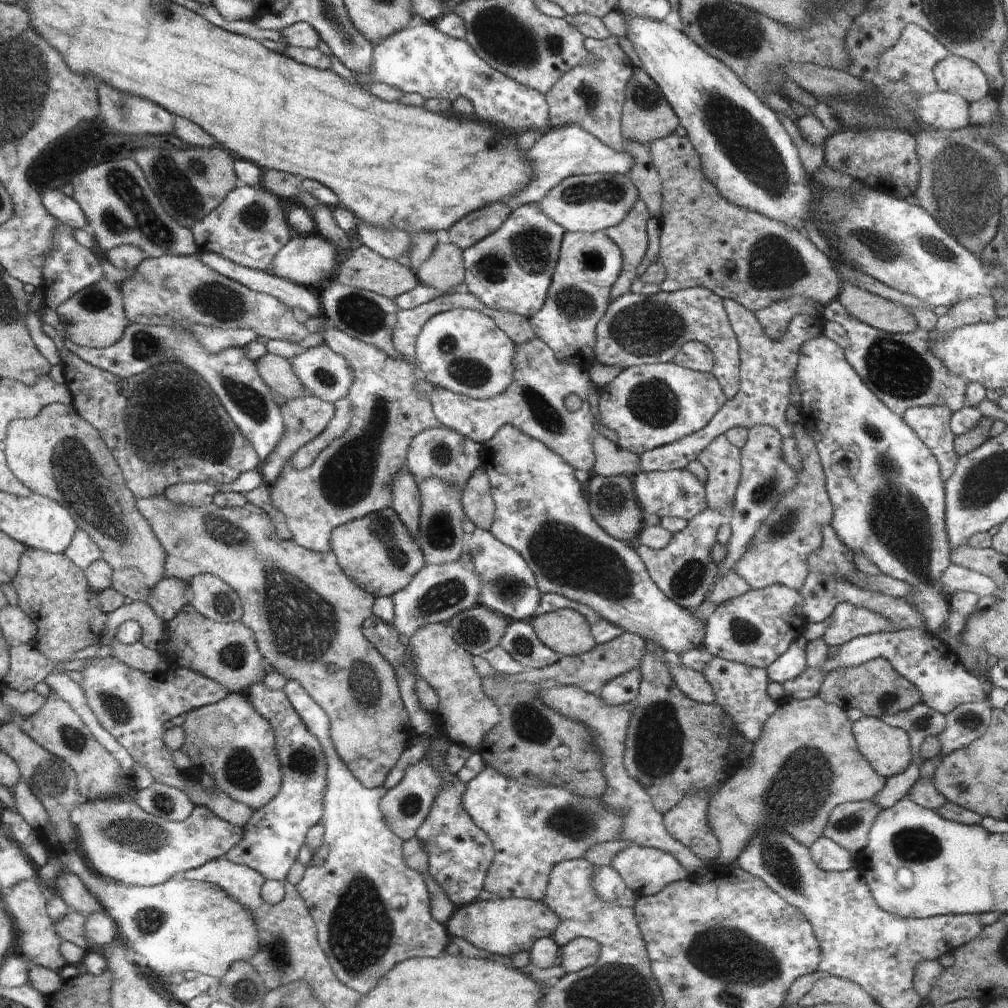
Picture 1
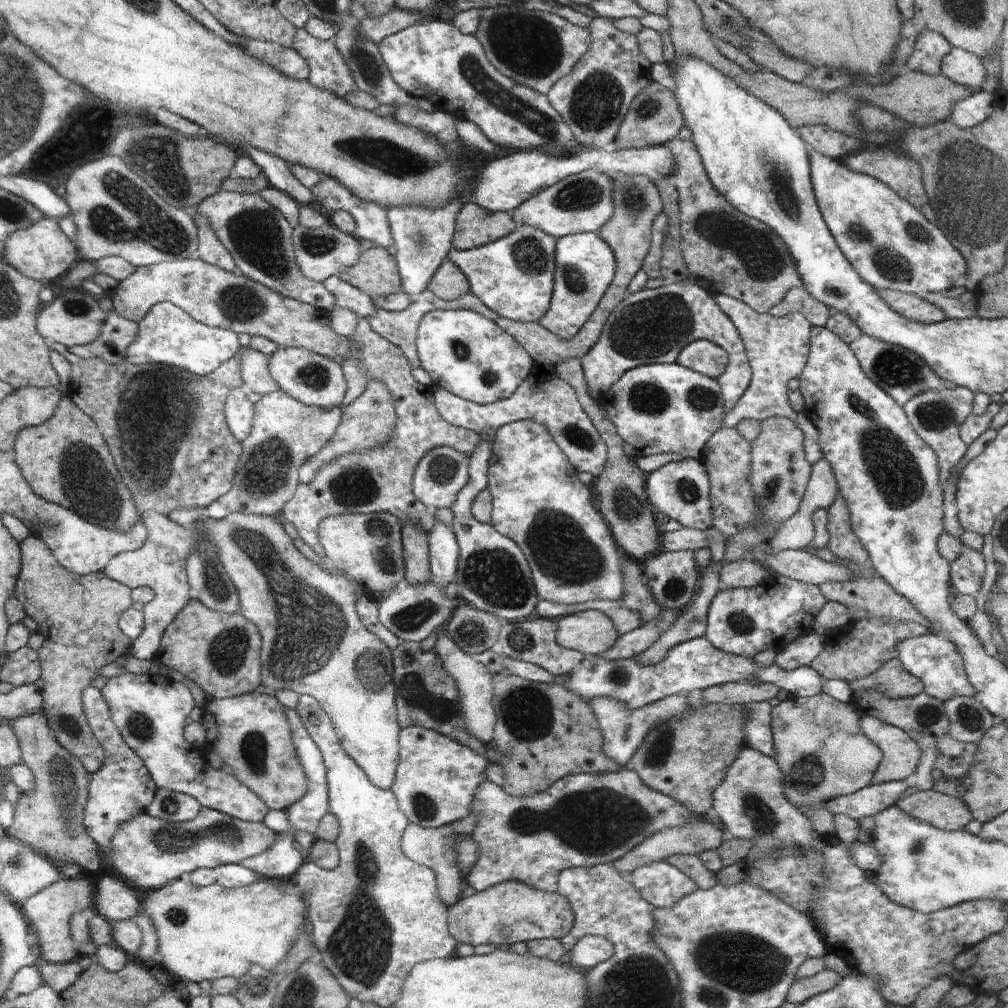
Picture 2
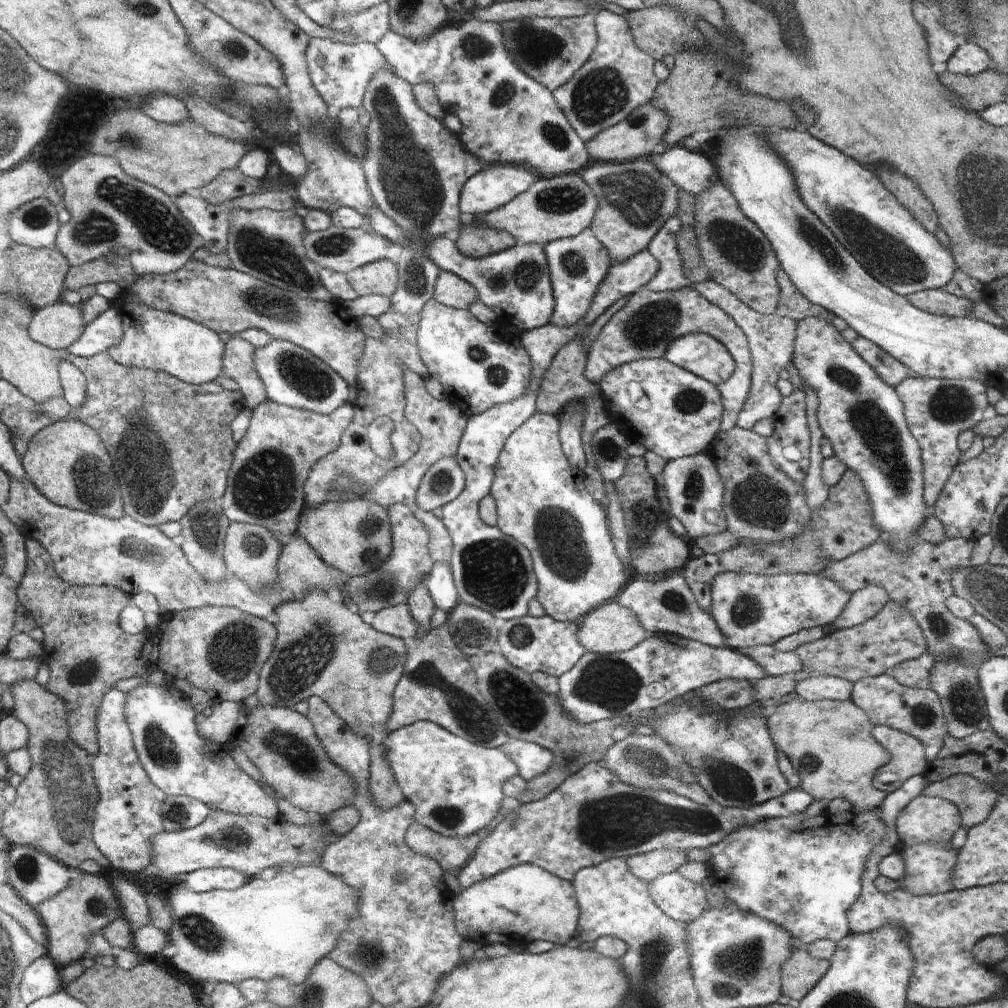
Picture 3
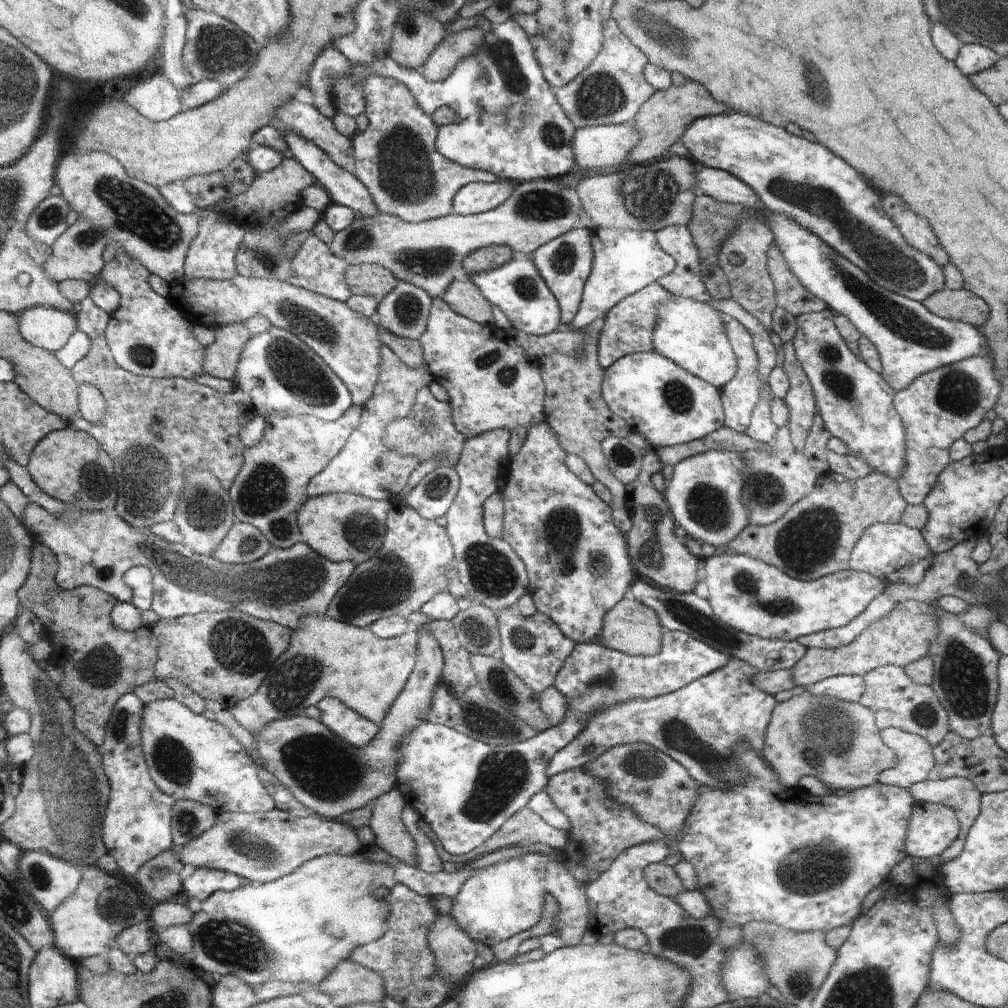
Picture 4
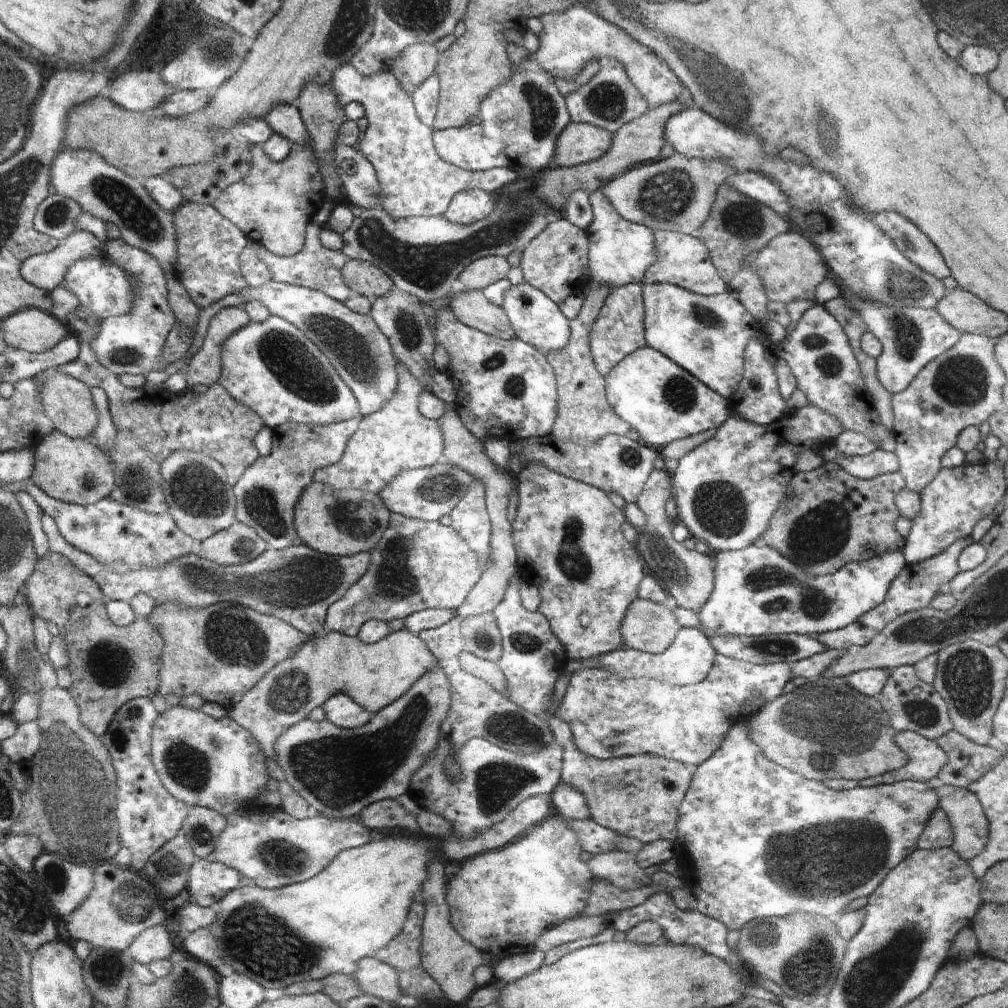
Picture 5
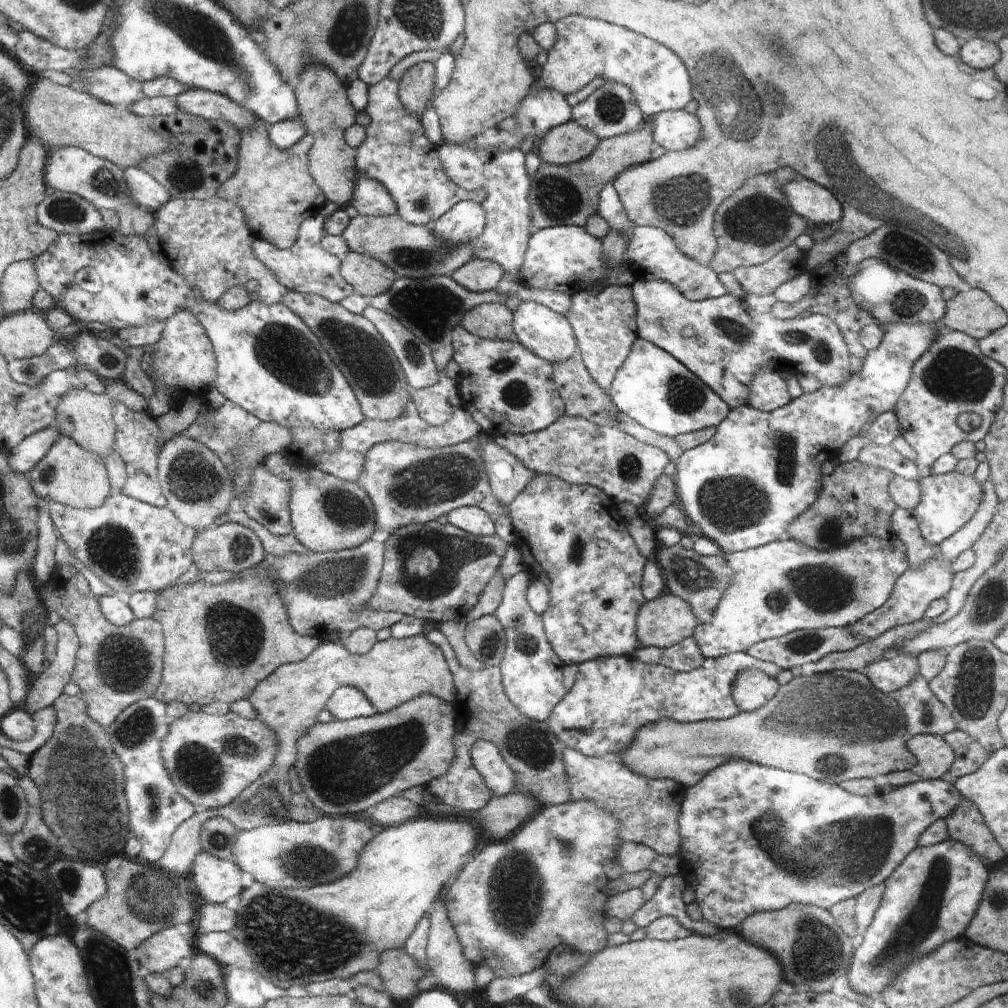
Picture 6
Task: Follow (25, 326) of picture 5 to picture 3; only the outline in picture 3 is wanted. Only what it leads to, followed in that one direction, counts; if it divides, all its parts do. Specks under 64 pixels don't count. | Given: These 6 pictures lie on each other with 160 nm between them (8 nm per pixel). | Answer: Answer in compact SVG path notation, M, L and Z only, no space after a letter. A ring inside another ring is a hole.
M65 300L36 309L30 323L30 335L37 343L57 351L68 348L78 340L86 328L82 305L71 305Z

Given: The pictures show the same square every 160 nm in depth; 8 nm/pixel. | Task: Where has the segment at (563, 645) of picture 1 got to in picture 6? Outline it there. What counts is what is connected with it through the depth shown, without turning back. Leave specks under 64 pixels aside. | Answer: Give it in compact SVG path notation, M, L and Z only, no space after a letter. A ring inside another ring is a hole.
M672 593L645 601L636 615L636 637L643 647L665 649L693 636L698 625L691 606Z

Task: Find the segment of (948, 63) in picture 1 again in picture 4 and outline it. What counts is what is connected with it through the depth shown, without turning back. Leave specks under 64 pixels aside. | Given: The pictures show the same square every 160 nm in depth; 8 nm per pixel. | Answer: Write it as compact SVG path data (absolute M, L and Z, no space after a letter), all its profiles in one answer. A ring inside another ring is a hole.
M970 43L962 45L954 61L961 74L969 77L994 66L999 58L993 50L985 45Z

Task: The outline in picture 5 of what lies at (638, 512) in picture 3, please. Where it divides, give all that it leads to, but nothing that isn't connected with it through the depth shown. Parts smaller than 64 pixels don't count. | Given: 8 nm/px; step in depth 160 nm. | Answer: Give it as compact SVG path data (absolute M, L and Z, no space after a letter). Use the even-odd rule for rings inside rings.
M652 470L636 502L647 517L646 525L639 529L636 548L647 571L664 582L676 604L698 612L708 602L715 587L715 557L708 556L703 548L690 551L674 540L674 522L670 522L665 511L666 501L672 494L671 474L667 470Z

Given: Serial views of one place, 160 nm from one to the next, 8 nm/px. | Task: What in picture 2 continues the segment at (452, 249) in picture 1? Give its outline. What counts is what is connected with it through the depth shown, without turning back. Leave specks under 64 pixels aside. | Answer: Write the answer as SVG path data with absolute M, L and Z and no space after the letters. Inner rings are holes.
M447 258L439 270L436 270L435 277L431 279L427 288L436 294L437 298L446 301L455 300L458 296L471 292L466 276L450 258Z

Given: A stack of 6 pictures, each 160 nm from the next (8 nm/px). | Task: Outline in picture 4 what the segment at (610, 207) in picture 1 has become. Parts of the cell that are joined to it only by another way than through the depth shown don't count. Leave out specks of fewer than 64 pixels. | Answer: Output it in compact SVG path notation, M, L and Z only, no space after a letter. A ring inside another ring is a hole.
M555 179L531 180L514 184L514 190L506 200L495 209L477 215L450 213L417 223L406 222L386 213L356 218L348 228L335 233L335 238L328 246L334 256L344 259L348 265L368 263L387 267L399 281L424 289L434 301L435 298L442 299L445 296L452 281L465 281L468 278L467 274L461 271L461 264L468 254L484 247L505 246L512 250L514 258L528 259L545 242L579 225L581 209L580 199L574 188L562 186Z

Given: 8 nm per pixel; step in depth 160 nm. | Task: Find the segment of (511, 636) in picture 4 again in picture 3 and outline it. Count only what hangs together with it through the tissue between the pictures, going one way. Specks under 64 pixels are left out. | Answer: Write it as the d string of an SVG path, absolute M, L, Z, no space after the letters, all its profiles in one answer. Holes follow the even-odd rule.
M546 613L540 617L526 614L520 618L508 619L499 624L495 651L502 653L511 665L529 675L546 673L553 677L561 677L578 663L587 651L577 637L579 625L579 622L557 621Z

